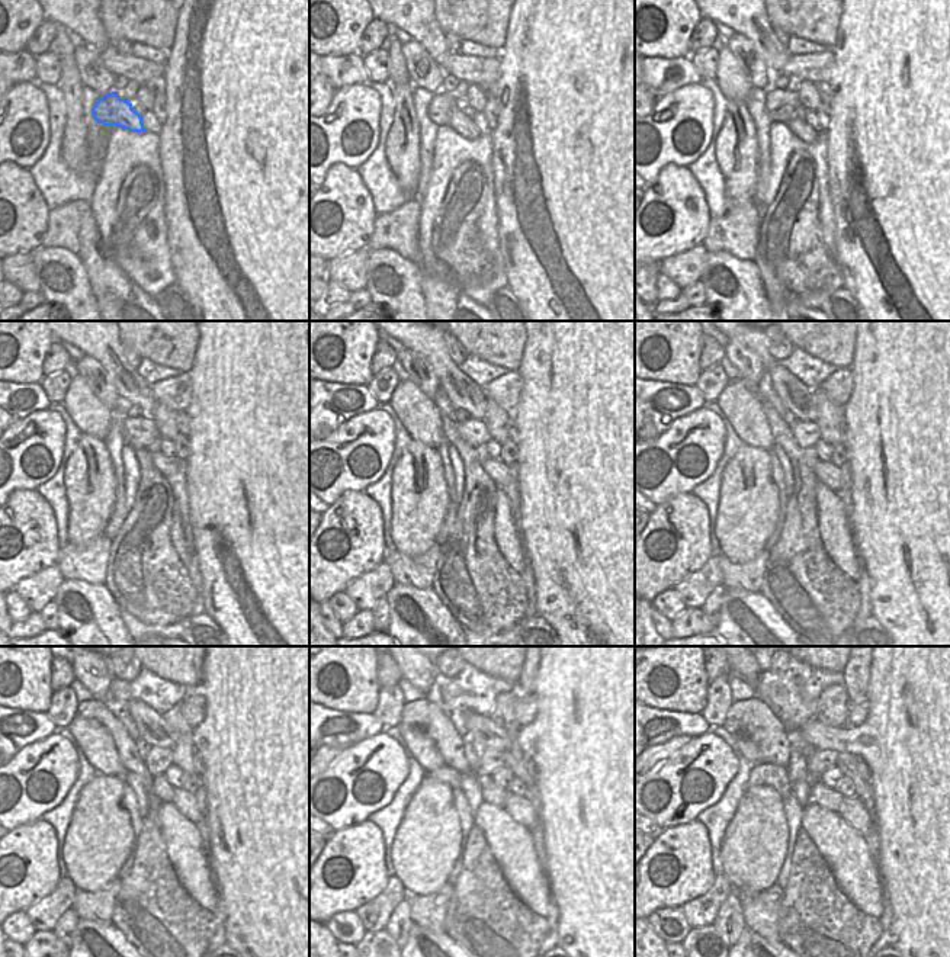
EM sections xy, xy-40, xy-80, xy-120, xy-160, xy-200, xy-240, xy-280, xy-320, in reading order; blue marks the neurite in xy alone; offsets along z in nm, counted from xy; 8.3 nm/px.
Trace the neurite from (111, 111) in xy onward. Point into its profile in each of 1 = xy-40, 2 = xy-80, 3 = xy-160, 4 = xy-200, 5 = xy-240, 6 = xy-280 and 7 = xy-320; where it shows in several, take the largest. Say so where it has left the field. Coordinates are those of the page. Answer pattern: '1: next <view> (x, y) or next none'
1: next xy-40 (440, 111)
2: next xy-80 (804, 131)
3: next xy-160 (500, 472)
4: next xy-200 (825, 472)
5: next xy-240 (186, 803)
6: next xy-280 (520, 808)
7: next xy-320 (851, 809)

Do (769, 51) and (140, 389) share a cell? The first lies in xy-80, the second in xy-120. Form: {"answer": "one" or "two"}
{"answer": "one"}

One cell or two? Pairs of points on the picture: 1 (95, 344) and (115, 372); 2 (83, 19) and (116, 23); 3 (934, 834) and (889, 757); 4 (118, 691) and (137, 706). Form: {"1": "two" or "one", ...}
{"1": "one", "2": "two", "3": "one", "4": "two"}

